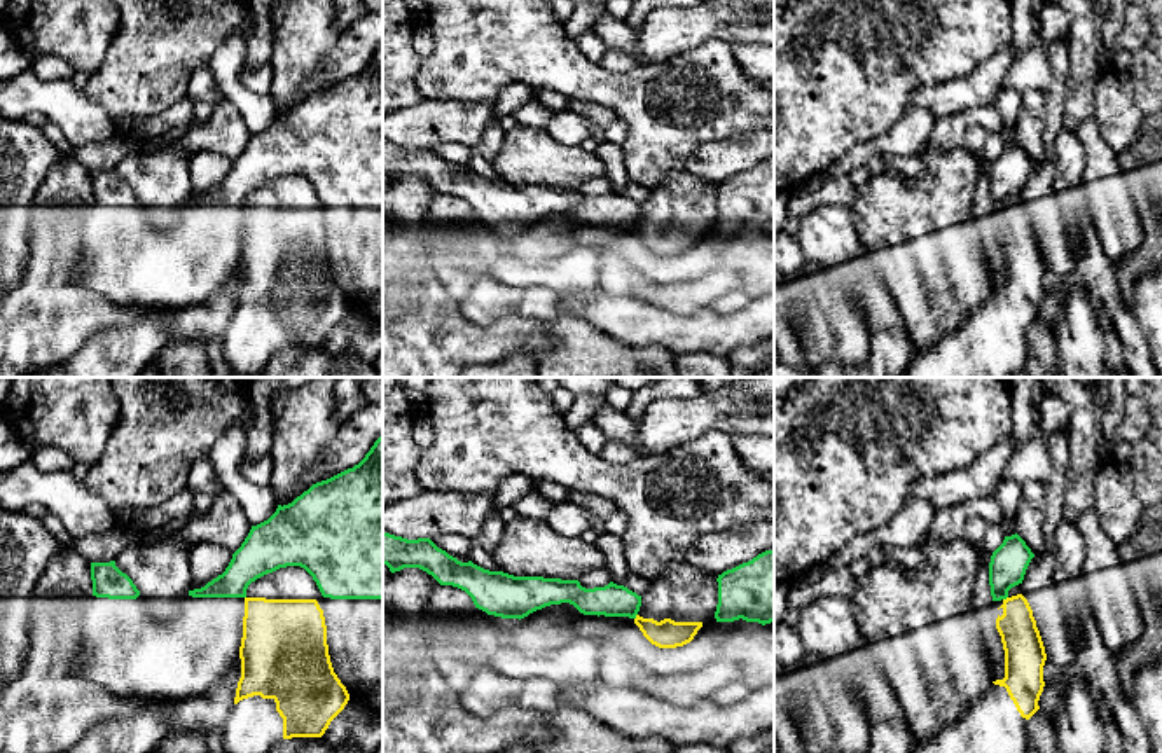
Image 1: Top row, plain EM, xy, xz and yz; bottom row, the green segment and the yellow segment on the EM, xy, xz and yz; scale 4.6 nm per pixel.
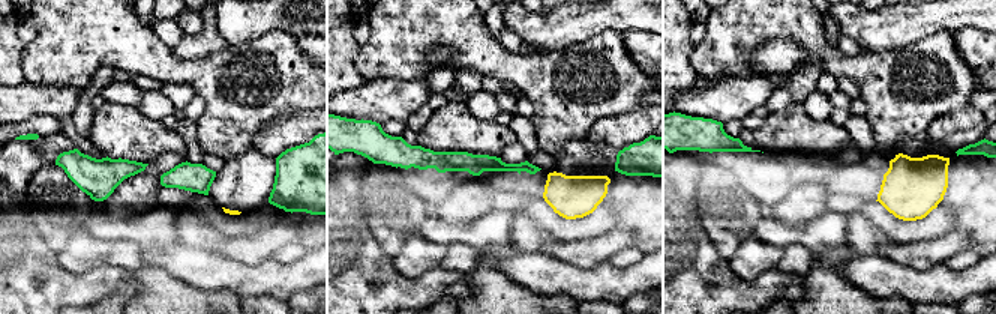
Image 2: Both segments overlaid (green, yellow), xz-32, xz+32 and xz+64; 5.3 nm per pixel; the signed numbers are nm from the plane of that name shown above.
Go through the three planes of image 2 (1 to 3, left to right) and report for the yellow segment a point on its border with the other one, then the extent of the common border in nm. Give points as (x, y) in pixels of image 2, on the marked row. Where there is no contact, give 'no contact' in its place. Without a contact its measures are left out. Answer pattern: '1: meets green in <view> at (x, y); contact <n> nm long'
1: no contact
2: no contact
3: no contact

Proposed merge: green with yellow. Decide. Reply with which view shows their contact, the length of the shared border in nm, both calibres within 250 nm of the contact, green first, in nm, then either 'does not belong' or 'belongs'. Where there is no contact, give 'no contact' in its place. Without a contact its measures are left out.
contact in xz; length 30 nm; calibres 150 and 130 nm; does not belong

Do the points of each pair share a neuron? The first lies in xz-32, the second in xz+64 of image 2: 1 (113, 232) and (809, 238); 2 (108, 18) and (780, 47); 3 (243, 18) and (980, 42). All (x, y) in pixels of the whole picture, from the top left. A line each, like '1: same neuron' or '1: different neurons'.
1: same neuron
2: different neurons
3: different neurons

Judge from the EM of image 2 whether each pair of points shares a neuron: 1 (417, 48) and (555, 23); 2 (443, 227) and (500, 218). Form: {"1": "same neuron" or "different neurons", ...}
{"1": "different neurons", "2": "same neuron"}

